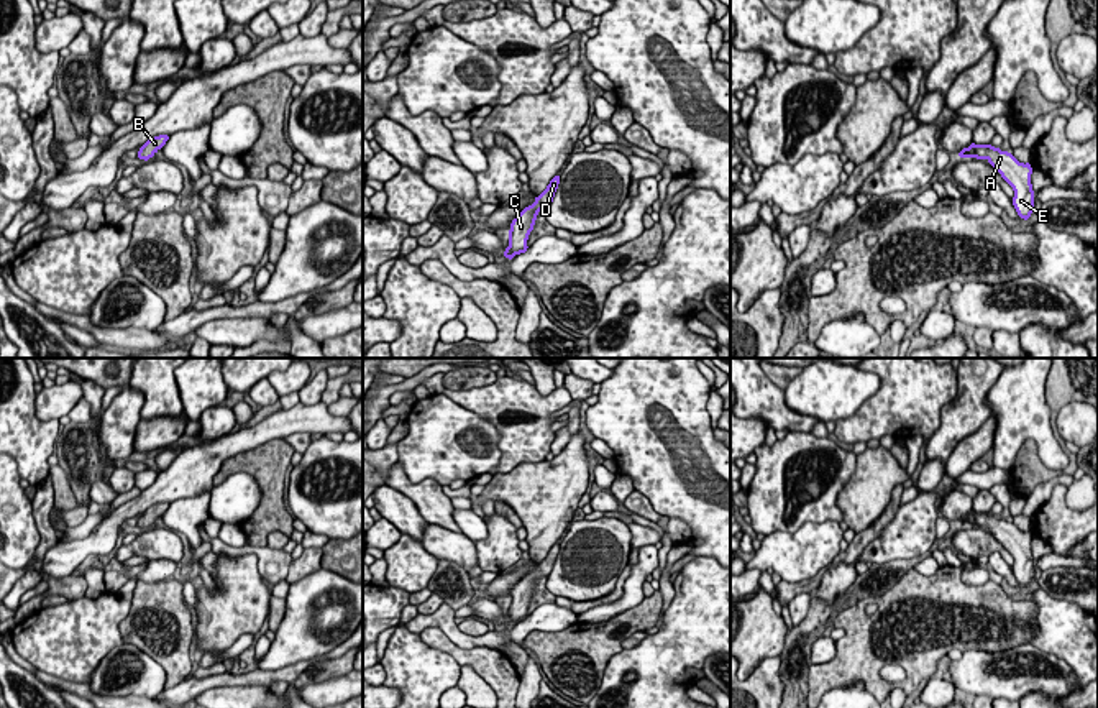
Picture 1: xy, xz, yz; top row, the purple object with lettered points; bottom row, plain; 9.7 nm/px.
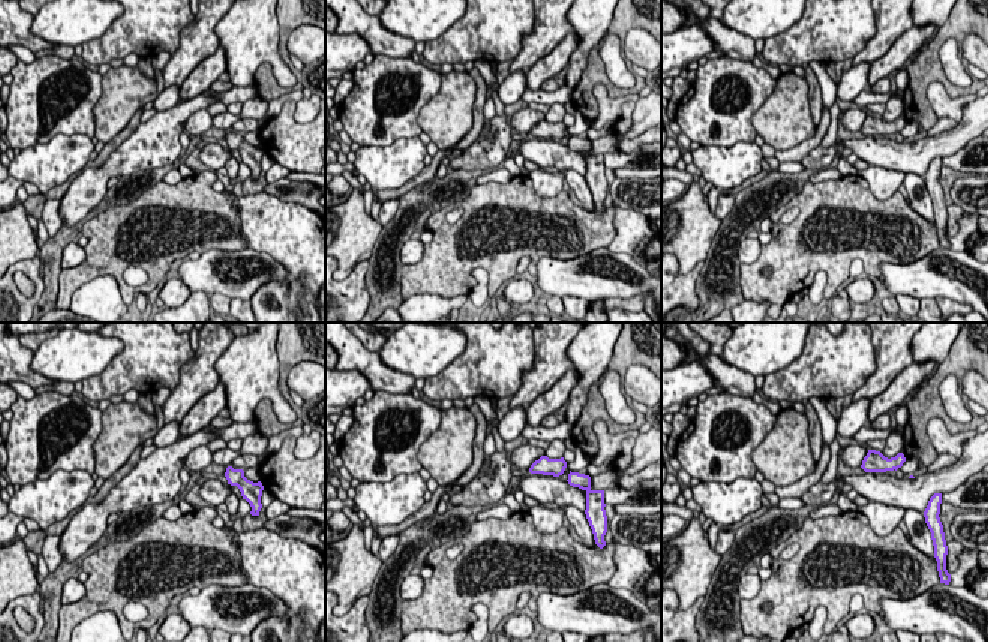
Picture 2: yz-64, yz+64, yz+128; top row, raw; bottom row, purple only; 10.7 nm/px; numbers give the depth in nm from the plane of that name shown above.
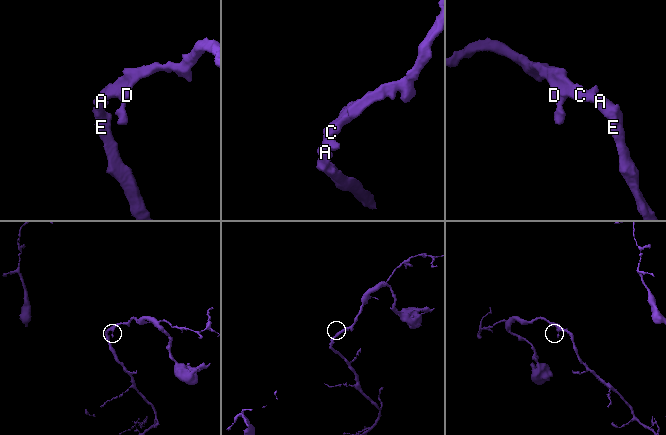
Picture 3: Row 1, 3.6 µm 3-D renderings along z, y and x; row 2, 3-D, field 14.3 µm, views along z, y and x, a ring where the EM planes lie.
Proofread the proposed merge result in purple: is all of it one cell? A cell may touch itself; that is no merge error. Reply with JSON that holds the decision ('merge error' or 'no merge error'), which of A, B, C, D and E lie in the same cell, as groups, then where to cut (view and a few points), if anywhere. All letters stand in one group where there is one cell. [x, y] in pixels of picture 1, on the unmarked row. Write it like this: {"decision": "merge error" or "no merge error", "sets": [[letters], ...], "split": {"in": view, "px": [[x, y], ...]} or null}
{"decision": "no merge error", "sets": [["A", "B", "C", "D", "E"]], "split": null}

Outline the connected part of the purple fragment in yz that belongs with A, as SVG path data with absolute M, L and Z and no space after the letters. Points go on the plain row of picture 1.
M975 513L963 516L960 526L986 527L996 540L1013 555L1013 573L1024 588L1034 580L1034 559L1031 552L1032 536L1029 531L1019 531L1011 521L1001 519L991 513Z

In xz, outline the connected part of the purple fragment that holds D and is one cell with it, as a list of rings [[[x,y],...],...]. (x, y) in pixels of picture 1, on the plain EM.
[[[555,544],[547,557],[535,565],[535,570],[525,575],[510,591],[509,598],[509,614],[504,619],[504,624],[512,628],[515,623],[527,619],[527,608],[530,600],[533,598],[537,583],[542,577],[548,577],[553,570],[555,560],[560,552],[560,544]]]

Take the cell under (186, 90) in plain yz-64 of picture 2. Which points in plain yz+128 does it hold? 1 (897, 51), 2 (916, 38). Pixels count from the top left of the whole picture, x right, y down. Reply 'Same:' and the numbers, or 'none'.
Same: 1, 2

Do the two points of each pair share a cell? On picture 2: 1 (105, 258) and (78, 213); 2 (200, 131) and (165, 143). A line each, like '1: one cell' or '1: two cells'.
1: two cells
2: two cells

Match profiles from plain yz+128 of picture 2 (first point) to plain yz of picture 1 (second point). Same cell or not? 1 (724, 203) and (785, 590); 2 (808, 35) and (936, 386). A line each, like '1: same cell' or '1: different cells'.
1: different cells
2: same cell

